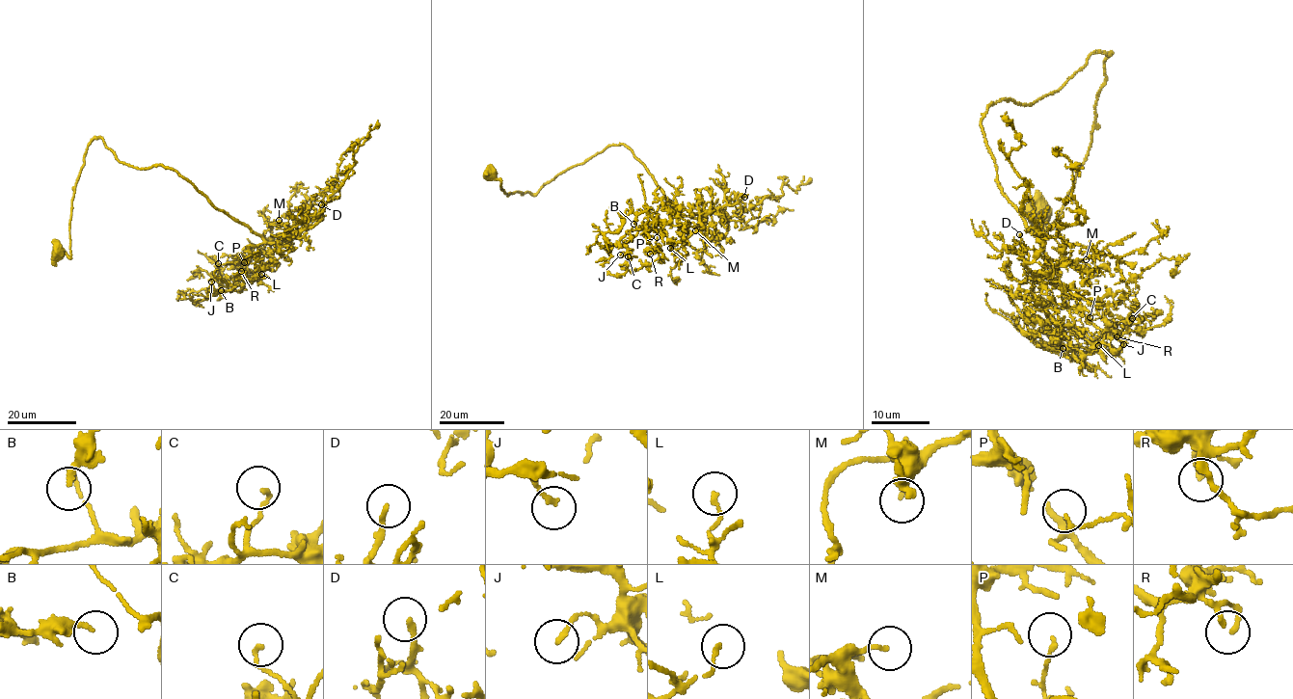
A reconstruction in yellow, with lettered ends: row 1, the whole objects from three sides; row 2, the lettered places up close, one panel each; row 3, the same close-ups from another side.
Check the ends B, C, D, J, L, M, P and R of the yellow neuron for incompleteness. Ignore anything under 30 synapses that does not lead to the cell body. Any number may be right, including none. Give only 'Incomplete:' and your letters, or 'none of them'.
Incomplete: D

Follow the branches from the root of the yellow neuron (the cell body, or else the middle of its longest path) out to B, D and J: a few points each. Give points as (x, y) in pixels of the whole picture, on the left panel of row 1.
B: (57, 253), (70, 256), (74, 188), (99, 138), (120, 161), (175, 170), (262, 238), (256, 276), (221, 290)
D: (57, 253), (70, 256), (71, 202), (94, 138), (120, 161), (175, 170), (268, 242), (310, 228), (321, 204)
J: (57, 253), (70, 256), (74, 188), (99, 138), (120, 161), (175, 170), (262, 238), (252, 280), (211, 282)

